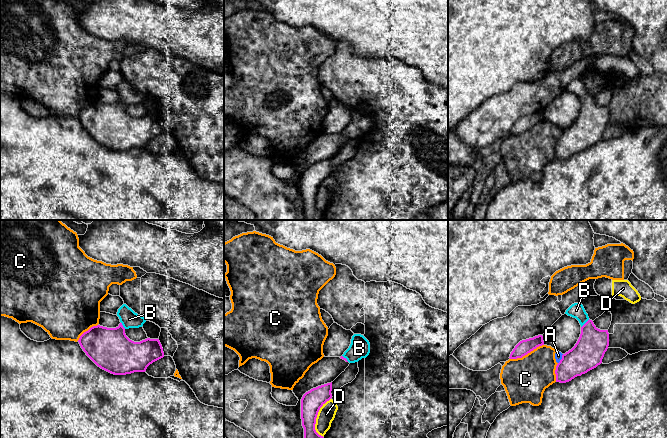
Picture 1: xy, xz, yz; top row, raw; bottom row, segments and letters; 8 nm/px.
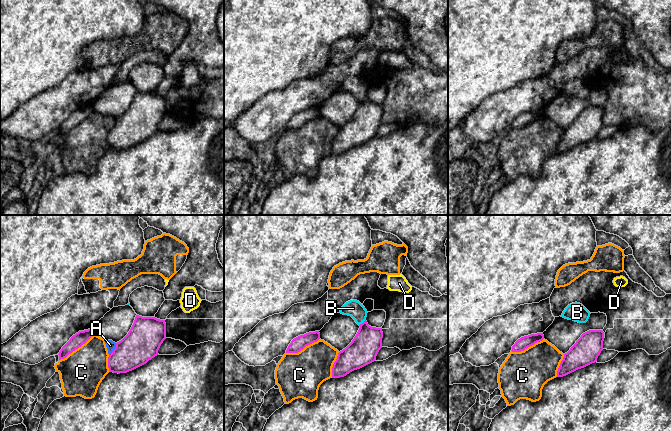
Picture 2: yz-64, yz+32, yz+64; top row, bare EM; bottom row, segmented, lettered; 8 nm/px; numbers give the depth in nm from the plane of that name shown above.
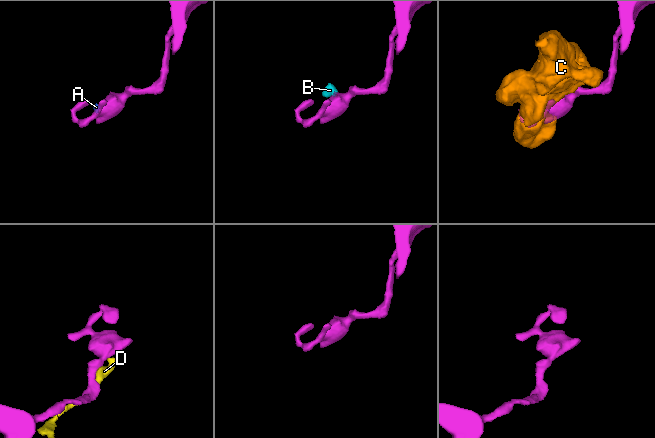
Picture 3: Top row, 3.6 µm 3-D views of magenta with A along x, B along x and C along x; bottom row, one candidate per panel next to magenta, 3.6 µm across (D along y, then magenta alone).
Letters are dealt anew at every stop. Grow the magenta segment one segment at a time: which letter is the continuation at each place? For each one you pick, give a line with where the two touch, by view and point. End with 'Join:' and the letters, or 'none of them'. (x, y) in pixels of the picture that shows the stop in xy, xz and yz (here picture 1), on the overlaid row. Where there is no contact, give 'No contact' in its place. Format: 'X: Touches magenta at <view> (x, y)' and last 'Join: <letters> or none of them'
B: Touches magenta at yz (585, 323)
Join: B

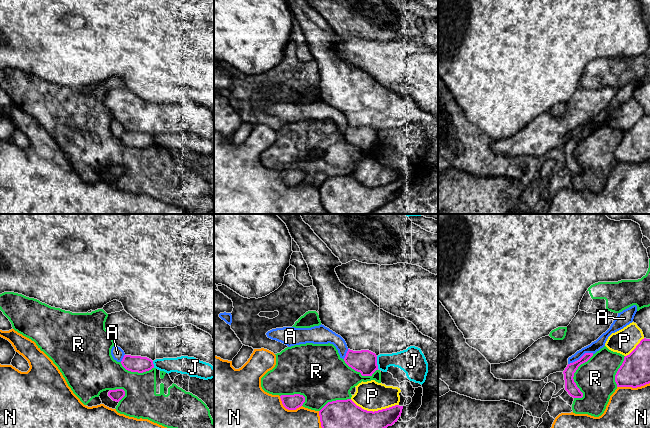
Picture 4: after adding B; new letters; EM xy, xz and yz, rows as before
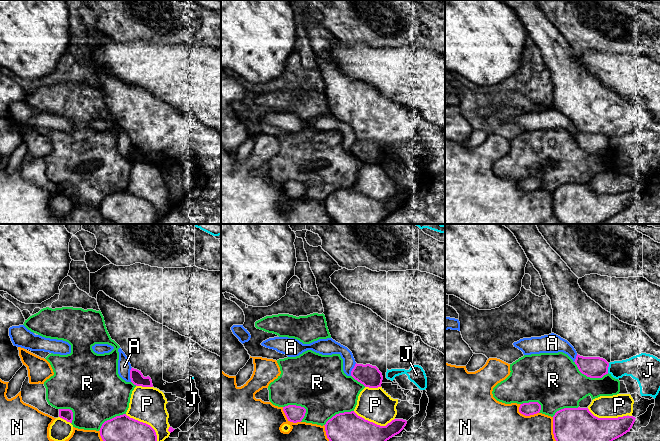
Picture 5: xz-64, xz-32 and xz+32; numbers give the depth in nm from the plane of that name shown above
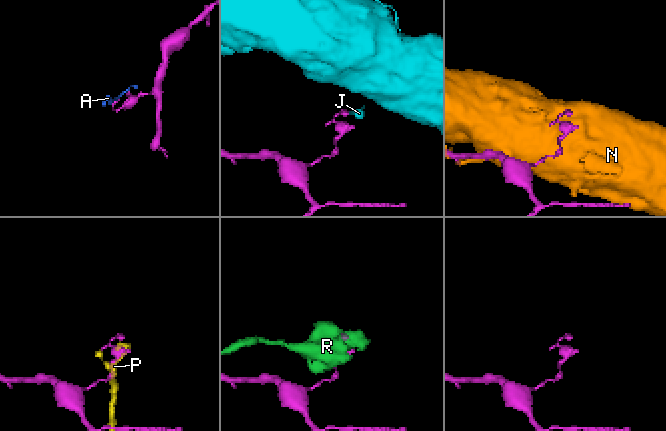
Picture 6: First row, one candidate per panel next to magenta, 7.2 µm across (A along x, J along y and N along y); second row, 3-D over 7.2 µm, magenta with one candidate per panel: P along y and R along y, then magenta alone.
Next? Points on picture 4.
Join: none of them

